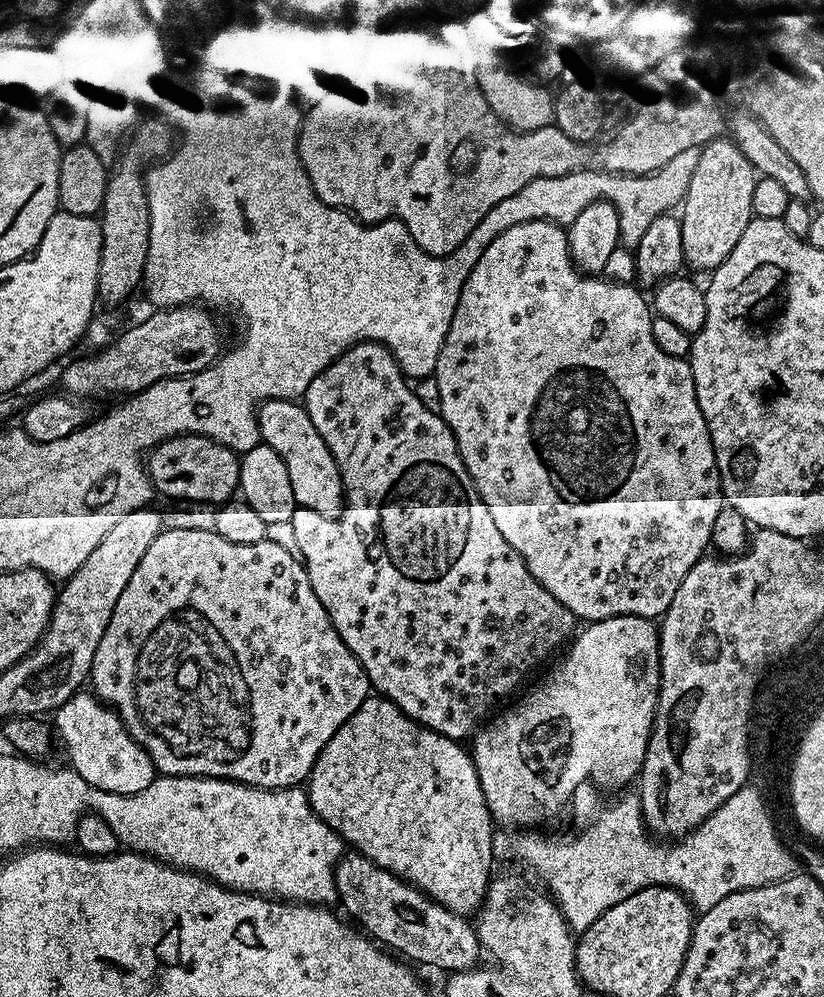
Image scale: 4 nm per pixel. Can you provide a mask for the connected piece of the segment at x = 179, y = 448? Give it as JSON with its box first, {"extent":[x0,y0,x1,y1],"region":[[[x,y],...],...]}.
{"extent":[150,436,240,506],"region":[[[173,436],[171,438],[165,439],[164,443],[159,445],[155,449],[154,455],[156,457],[151,457],[150,460],[150,475],[152,477],[152,483],[154,485],[155,491],[157,493],[160,492],[164,496],[172,496],[171,499],[173,501],[178,500],[197,500],[198,502],[202,502],[203,504],[211,504],[213,506],[218,506],[218,488],[222,488],[222,486],[235,486],[235,488],[239,489],[240,486],[240,460],[238,459],[237,453],[233,452],[231,448],[228,448],[225,444],[219,444],[216,440],[211,440],[209,436]]]}

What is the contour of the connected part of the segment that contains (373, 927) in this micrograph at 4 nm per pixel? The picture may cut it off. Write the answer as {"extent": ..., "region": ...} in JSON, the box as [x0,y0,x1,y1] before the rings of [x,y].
{"extent":[336,850,481,974],"region":[[[355,850],[341,855],[340,862],[336,865],[336,892],[339,903],[341,905],[344,903],[345,910],[357,920],[355,923],[381,945],[389,944],[390,947],[413,956],[420,964],[433,964],[436,968],[445,968],[445,973],[448,974],[471,970],[481,963],[480,937],[477,929],[473,925],[471,928],[465,917],[444,908],[424,895],[415,884],[409,884],[407,880],[400,879],[393,872],[382,870],[374,862],[370,862],[370,858],[360,855]]]}

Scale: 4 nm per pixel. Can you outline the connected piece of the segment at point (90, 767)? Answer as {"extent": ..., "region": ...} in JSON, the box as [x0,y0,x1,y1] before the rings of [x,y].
{"extent":[54,690,158,793],"region":[[[84,690],[77,692],[56,709],[54,719],[55,731],[68,739],[68,748],[72,751],[71,767],[90,786],[107,792],[134,793],[144,790],[156,779],[158,773],[148,753],[124,729],[124,723],[115,711],[95,695]]]}

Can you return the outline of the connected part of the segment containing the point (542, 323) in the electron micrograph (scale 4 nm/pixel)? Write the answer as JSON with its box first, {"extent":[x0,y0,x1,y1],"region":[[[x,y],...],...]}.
{"extent":[434,219,722,622],"region":[[[525,219],[518,226],[510,226],[510,230],[506,230],[500,234],[498,238],[492,240],[490,246],[486,246],[482,258],[478,258],[478,266],[474,266],[474,270],[470,270],[470,278],[466,278],[466,286],[462,286],[460,301],[456,307],[456,313],[452,319],[450,330],[444,339],[442,350],[438,354],[438,362],[436,363],[434,373],[436,381],[438,382],[438,390],[440,391],[440,407],[438,411],[440,415],[443,416],[444,421],[448,423],[448,429],[452,431],[452,436],[456,439],[456,449],[460,452],[462,462],[466,466],[466,470],[470,474],[470,478],[474,482],[474,486],[478,490],[478,494],[482,498],[486,510],[490,510],[490,518],[494,518],[495,524],[498,525],[498,530],[501,532],[502,538],[506,538],[506,542],[510,542],[510,546],[520,555],[522,562],[526,562],[530,574],[534,574],[537,582],[542,586],[546,586],[546,590],[550,590],[550,594],[554,594],[554,598],[558,598],[558,602],[562,602],[562,606],[566,606],[566,610],[570,610],[576,617],[584,622],[605,620],[611,616],[647,616],[649,618],[660,618],[663,617],[665,610],[670,606],[670,602],[674,598],[678,586],[682,586],[682,578],[686,578],[686,574],[690,574],[692,567],[707,553],[704,551],[710,548],[714,522],[718,518],[722,507],[720,471],[716,465],[716,455],[714,454],[714,446],[712,445],[712,439],[706,426],[706,418],[698,406],[692,365],[687,359],[678,356],[667,356],[658,344],[654,342],[654,334],[652,333],[654,312],[650,307],[649,301],[647,304],[647,302],[640,297],[642,294],[637,287],[634,287],[631,283],[629,283],[630,285],[607,284],[606,281],[600,280],[604,278],[597,278],[595,275],[581,272],[580,269],[573,264],[572,256],[568,252],[567,231],[565,231],[563,227],[559,228],[556,222],[553,222],[551,219],[531,219],[532,220]]]}

